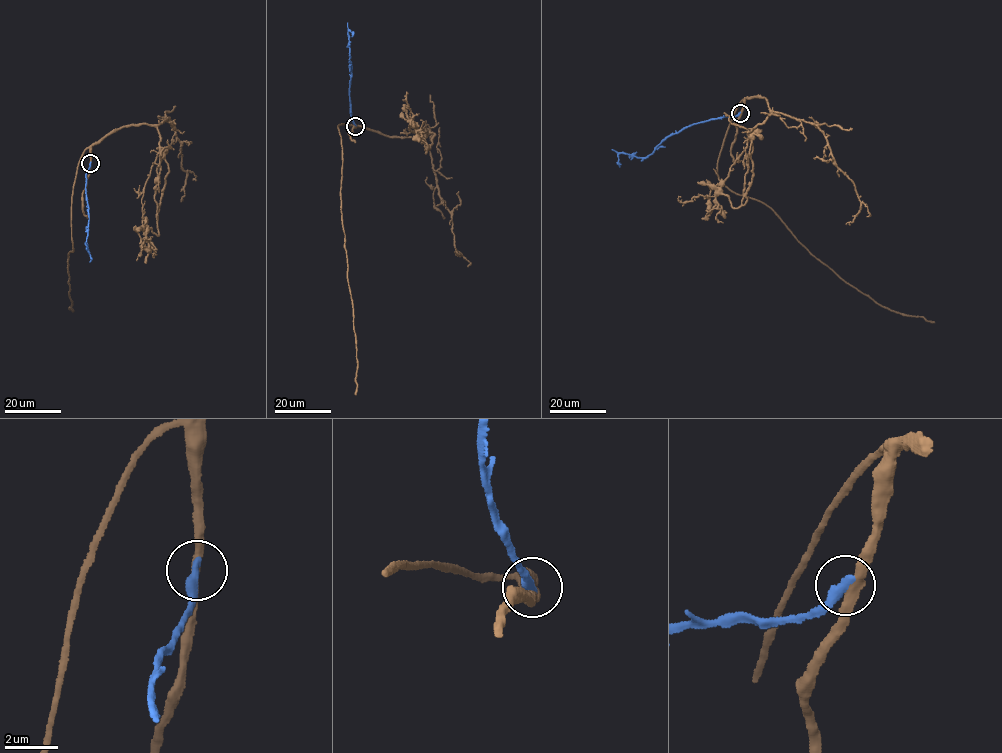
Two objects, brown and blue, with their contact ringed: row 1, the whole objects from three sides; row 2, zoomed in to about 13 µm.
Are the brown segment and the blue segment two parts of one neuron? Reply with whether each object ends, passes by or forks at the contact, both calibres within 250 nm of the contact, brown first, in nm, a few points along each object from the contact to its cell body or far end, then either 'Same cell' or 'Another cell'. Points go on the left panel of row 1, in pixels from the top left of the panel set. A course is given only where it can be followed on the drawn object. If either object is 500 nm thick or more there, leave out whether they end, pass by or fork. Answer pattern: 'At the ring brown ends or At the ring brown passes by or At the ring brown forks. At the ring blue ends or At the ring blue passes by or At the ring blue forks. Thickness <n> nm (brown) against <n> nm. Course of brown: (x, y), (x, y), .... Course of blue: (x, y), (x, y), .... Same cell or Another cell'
At the ring brown passes by. At the ring blue ends. Thickness 360 nm (brown) against 420 nm. Course of brown: (90, 163), (87, 148), (80, 160), (71, 200), (73, 249), (68, 252), (67, 272), (72, 311), (68, 308). Course of blue: (90, 163), (85, 175), (88, 206), (86, 250), (91, 258), (90, 262). Another cell

